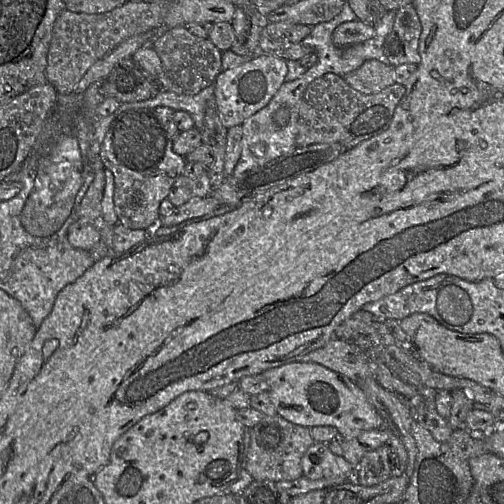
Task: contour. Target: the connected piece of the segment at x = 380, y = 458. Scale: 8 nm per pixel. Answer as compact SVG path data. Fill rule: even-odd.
M384 445L366 453L354 473L354 480L362 486L374 486L390 478L389 449Z

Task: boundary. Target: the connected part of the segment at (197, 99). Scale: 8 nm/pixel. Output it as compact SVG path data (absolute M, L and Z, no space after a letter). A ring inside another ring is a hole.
M210 84L195 95L179 95L167 91L159 91L151 99L139 102L131 102L133 108L155 109L156 107L168 107L174 111L185 111L194 121L194 128L201 130L204 123L205 111L208 100L214 94L214 84Z

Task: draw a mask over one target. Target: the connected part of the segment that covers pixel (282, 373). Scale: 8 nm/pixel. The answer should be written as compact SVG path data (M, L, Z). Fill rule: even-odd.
M290 362L290 363L283 364L279 367L268 369L260 374L265 378L265 380L269 384L268 393L269 393L270 399L277 411L277 414L291 423L298 424L298 425L301 425L301 426L304 426L304 427L307 427L310 429L313 427L317 427L317 426L332 426L337 429L339 437L344 438L344 439L351 439L351 438L358 436L360 433L362 433L364 431L378 430L378 429L385 427L385 425L386 425L384 418L378 413L378 411L369 402L369 400L367 399L364 392L361 390L361 388L357 384L355 384L353 381L351 381L347 377L340 375L320 364Z

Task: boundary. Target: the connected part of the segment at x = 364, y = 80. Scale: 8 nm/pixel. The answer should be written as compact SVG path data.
M367 60L343 79L363 94L374 94L395 83L394 68L378 60Z

